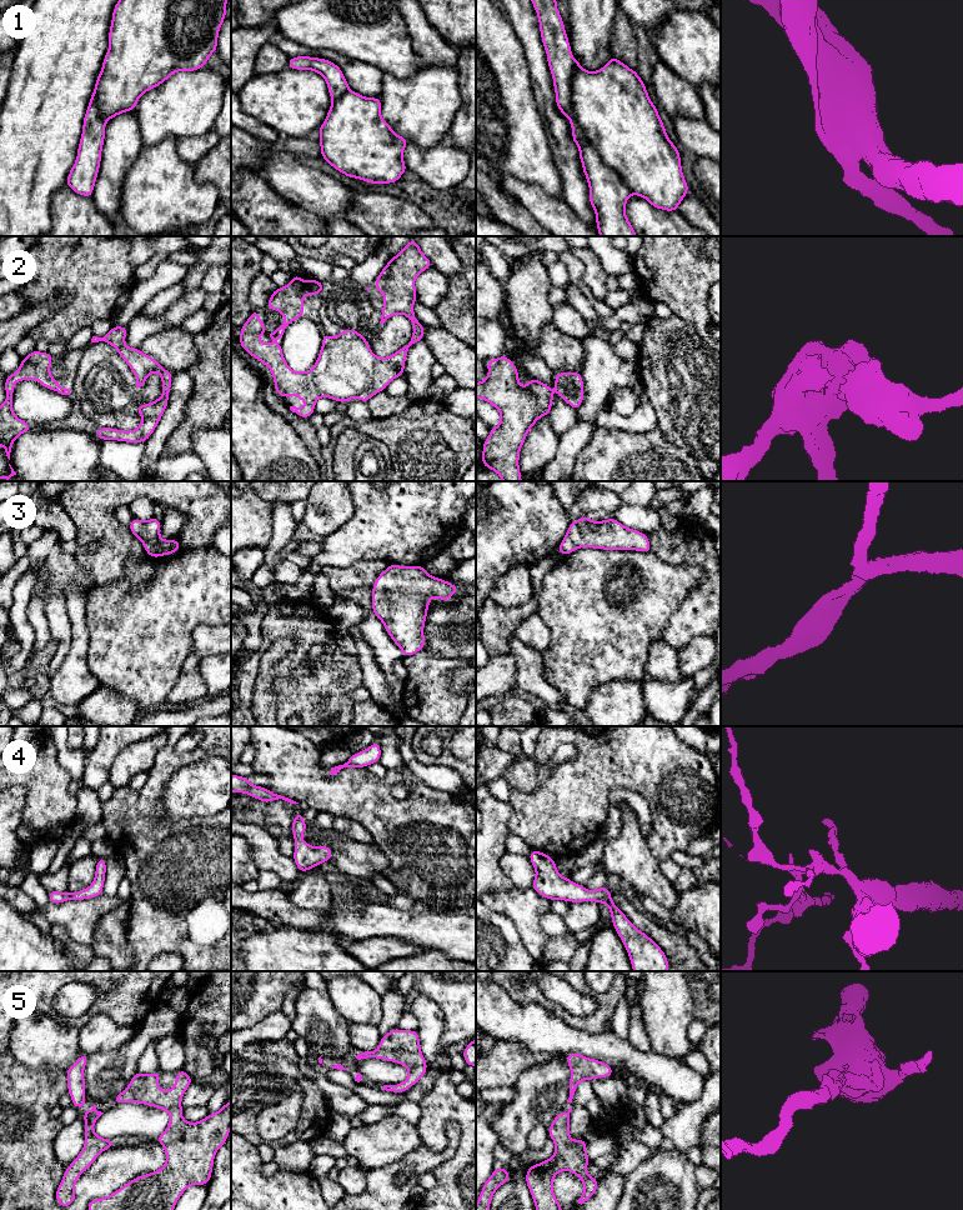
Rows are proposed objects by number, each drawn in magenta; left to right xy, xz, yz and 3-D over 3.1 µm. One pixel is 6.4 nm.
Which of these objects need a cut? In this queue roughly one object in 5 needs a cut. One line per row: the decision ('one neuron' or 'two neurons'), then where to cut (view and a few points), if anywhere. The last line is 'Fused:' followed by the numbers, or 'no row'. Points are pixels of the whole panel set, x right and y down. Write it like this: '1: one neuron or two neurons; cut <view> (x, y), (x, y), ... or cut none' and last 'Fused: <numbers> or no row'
1: two neurons; cut yz (573, 60), (572, 114), (598, 156), (618, 174), (632, 193)
2: one neuron; cut none
3: one neuron; cut none
4: one neuron; cut none
5: one neuron; cut none
Fused: 1

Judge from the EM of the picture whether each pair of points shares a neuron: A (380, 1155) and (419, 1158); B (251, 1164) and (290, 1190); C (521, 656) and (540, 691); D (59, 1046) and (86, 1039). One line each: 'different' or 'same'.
A: different
B: same
C: same
D: different

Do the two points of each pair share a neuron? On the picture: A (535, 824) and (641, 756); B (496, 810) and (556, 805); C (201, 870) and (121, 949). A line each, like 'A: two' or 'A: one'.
A: one
B: two
C: two

